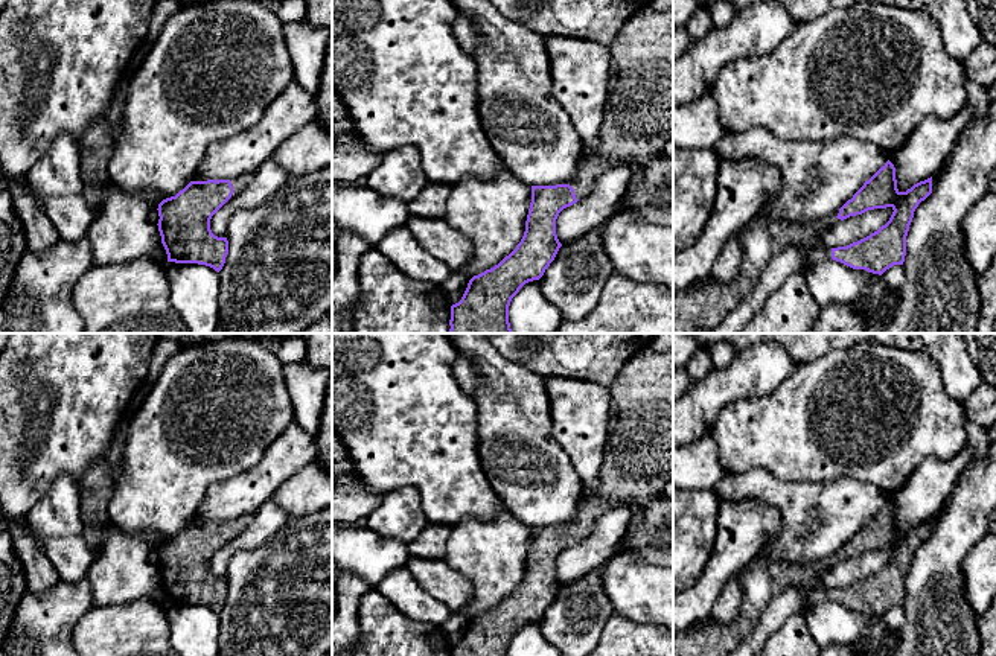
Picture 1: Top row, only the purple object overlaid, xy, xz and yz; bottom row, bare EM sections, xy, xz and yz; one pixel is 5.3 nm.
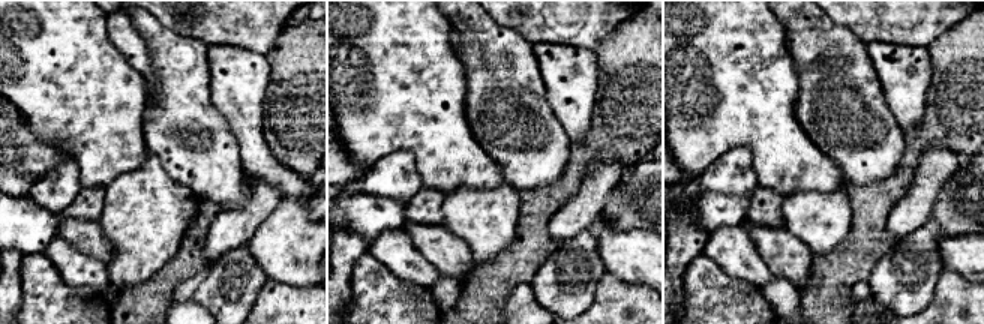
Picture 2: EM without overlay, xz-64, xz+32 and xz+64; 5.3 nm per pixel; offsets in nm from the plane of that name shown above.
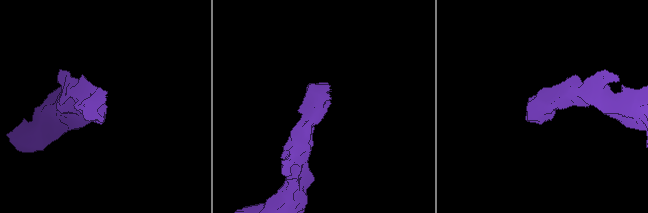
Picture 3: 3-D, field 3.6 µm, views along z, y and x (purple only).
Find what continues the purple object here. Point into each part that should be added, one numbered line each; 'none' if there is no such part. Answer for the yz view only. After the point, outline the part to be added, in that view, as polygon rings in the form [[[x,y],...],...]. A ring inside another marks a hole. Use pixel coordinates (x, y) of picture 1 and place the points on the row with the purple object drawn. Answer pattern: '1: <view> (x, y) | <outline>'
1: yz (818, 254) | [[[818,247],[816,250],[810,251],[810,254],[806,260],[806,269],[825,259],[832,259],[832,248]]]

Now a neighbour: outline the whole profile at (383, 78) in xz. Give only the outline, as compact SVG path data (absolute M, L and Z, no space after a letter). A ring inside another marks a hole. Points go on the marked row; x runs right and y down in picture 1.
M332 0L332 85L347 105L355 129L366 145L382 154L401 146L414 146L420 152L422 169L428 183L454 186L458 180L492 178L506 163L487 140L478 116L478 67L472 55L463 50L454 35L454 21L458 11L449 0Z

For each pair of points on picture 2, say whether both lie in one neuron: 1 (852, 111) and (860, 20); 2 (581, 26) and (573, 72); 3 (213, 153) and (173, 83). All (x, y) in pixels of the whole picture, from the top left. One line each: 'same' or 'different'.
1: different
2: different
3: same

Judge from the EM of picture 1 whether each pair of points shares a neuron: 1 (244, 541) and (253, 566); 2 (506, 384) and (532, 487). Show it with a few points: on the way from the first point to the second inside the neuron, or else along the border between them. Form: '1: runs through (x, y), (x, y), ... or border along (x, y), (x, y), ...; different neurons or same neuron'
1: border along (277, 530), (258, 547), (238, 551), (226, 577); different neurons
2: runs through (513, 410), (515, 442), (523, 461); same neuron

